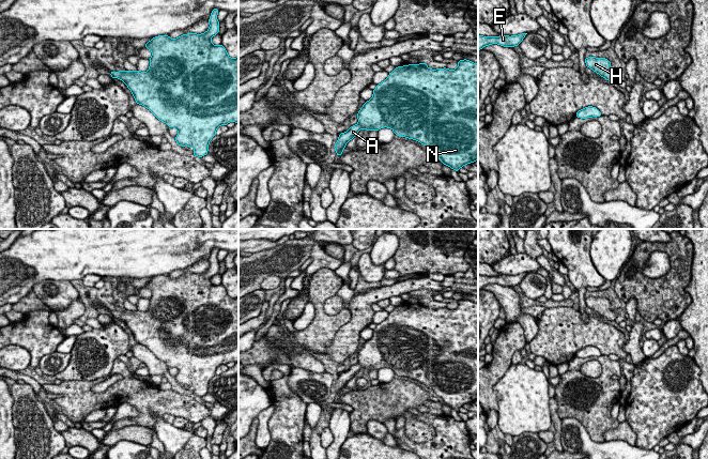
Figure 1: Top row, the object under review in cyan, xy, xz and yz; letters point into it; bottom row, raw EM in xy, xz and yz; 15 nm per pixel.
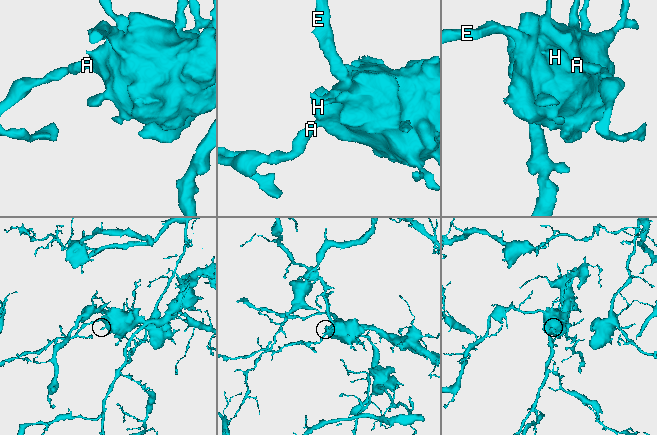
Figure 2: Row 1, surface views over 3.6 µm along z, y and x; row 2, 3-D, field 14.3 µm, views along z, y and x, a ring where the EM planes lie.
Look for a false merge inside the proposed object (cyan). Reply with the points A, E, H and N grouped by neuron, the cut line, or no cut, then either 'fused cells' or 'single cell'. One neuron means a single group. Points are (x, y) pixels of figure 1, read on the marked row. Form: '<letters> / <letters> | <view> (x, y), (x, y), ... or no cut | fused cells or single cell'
A E H N | no cut | single cell

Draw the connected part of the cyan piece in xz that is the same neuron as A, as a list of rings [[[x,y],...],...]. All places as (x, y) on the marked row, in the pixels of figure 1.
[[[470,60],[458,61],[456,70],[431,70],[426,63],[410,64],[395,67],[388,77],[376,85],[372,98],[367,101],[357,113],[358,123],[339,134],[334,146],[337,156],[340,156],[345,144],[361,129],[379,131],[391,128],[395,135],[417,140],[431,149],[440,160],[451,169],[459,171],[466,164],[478,160],[478,63]]]

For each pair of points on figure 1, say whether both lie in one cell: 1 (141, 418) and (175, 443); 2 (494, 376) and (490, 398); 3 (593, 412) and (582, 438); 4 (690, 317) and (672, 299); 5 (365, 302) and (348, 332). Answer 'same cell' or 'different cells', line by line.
1: different cells
2: same cell
3: different cells
4: different cells
5: same cell

